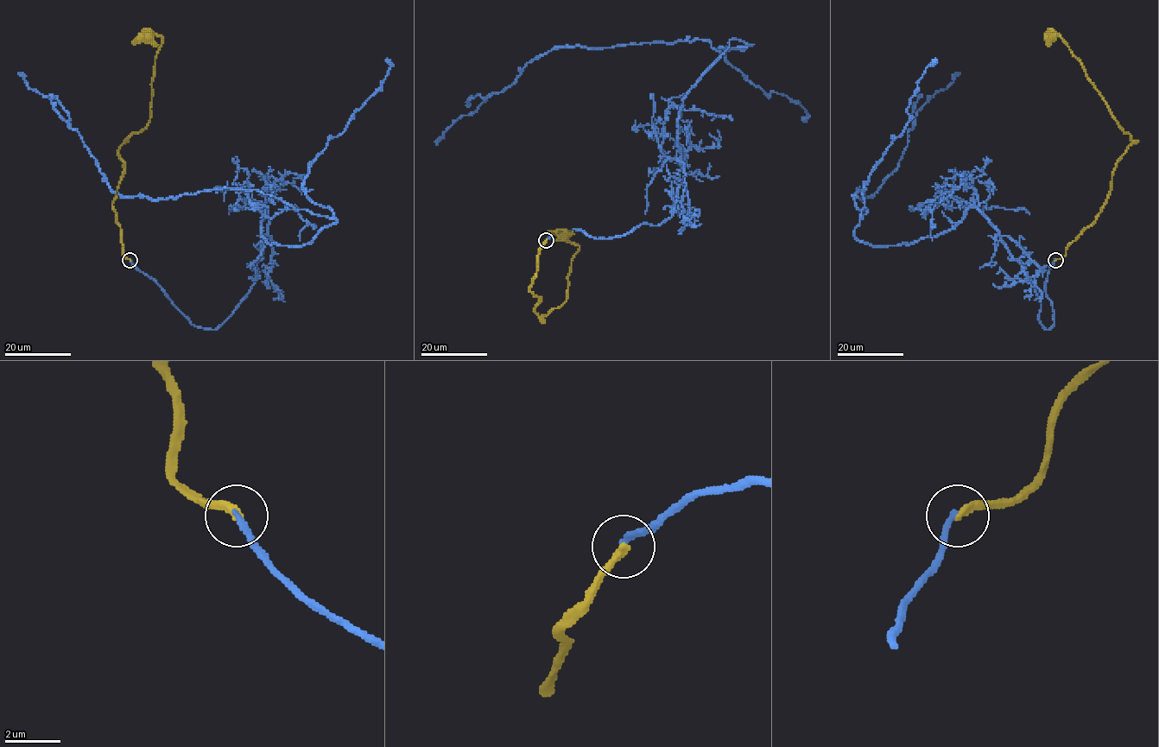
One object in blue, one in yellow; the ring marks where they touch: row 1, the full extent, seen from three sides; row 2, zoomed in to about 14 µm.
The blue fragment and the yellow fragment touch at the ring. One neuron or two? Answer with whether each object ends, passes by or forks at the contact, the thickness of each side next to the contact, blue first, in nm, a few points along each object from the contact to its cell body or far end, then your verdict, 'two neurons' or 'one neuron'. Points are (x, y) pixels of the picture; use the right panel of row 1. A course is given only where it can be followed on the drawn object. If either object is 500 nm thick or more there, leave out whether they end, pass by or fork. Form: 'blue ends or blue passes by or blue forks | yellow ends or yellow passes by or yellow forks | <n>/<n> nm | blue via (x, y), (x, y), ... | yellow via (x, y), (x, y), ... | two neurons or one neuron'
blue ends | yellow ends | 200/280 nm | blue via (1055, 260), (1046, 329), (974, 207), (910, 243), (854, 235), (858, 188), (879, 189), (916, 112), (960, 72) | yellow via (1055, 260), (1093, 222), (1109, 195), (1116, 161), (1133, 142), (1062, 39), (1058, 34), (1048, 36) | two neurons

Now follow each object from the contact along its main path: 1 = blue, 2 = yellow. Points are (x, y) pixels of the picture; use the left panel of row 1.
1: (129, 260), (215, 329), (256, 278), (265, 207), (269, 243), (336, 220), (256, 190), (121, 197), (20, 72)
2: (129, 260), (122, 255), (112, 201), (123, 170), (118, 148), (150, 118), (155, 58), (162, 39), (148, 36)

